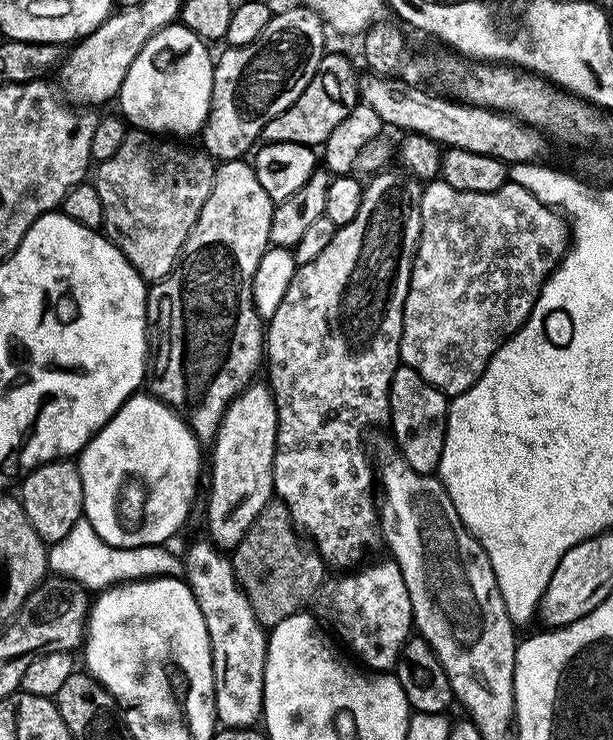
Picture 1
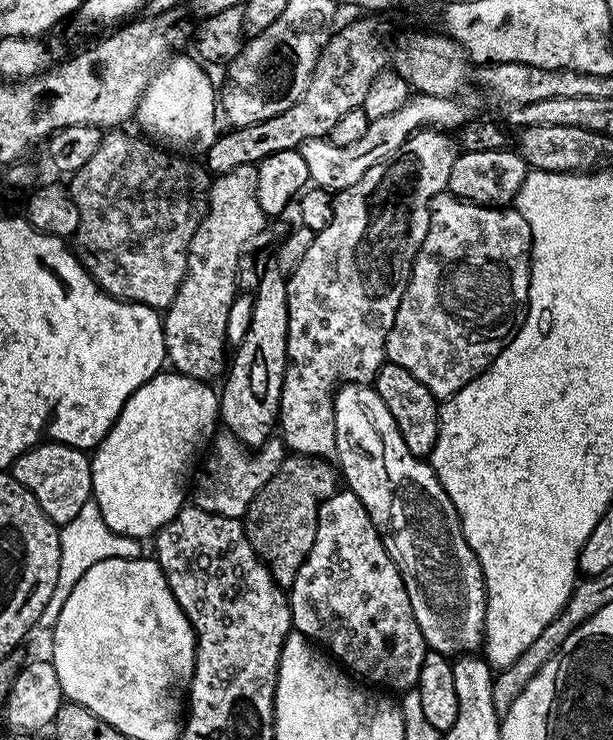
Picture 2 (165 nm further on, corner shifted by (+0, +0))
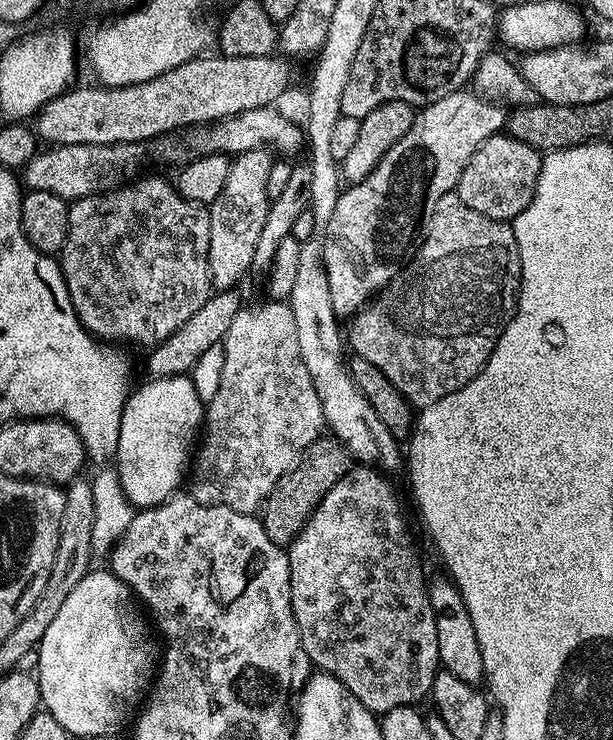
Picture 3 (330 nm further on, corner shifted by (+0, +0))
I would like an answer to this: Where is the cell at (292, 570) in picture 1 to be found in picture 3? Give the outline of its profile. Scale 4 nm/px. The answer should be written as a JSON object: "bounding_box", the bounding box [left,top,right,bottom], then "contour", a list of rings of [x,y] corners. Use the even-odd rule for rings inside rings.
{"bounding_box":[262,434,354,546],"contour":[[[321,434],[310,445],[291,470],[277,482],[274,490],[262,505],[262,527],[271,540],[281,546],[291,544],[293,538],[304,528],[320,500],[349,470],[354,467],[354,457],[348,447],[331,434]]]}

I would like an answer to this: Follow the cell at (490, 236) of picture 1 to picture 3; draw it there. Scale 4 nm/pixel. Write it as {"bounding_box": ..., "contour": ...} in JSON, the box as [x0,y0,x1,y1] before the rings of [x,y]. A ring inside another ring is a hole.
{"bounding_box":[346,191,520,410],"contour":[[[450,191],[438,198],[416,255],[383,292],[351,317],[346,340],[350,348],[352,343],[351,351],[355,355],[378,366],[413,409],[419,410],[438,402],[438,398],[446,398],[446,394],[457,392],[482,371],[498,338],[514,318],[518,301],[520,251],[511,223],[470,210],[455,191]]]}

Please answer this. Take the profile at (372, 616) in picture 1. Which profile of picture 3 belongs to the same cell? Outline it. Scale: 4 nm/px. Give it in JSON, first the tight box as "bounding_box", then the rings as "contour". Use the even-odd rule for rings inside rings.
{"bounding_box":[287,466,442,714],"contour":[[[354,466],[334,487],[320,500],[319,506],[304,523],[304,528],[287,545],[288,565],[290,566],[290,590],[292,591],[292,613],[296,619],[296,629],[300,635],[302,646],[306,650],[309,661],[319,671],[329,672],[338,678],[366,706],[366,710],[383,714],[395,708],[407,708],[419,705],[420,699],[427,697],[432,690],[436,673],[442,665],[438,654],[438,626],[434,618],[434,610],[428,597],[428,580],[424,576],[424,568],[420,565],[420,556],[412,545],[412,536],[408,533],[408,524],[404,521],[404,512],[400,509],[400,500],[392,489],[392,484],[381,469],[375,466]]]}

